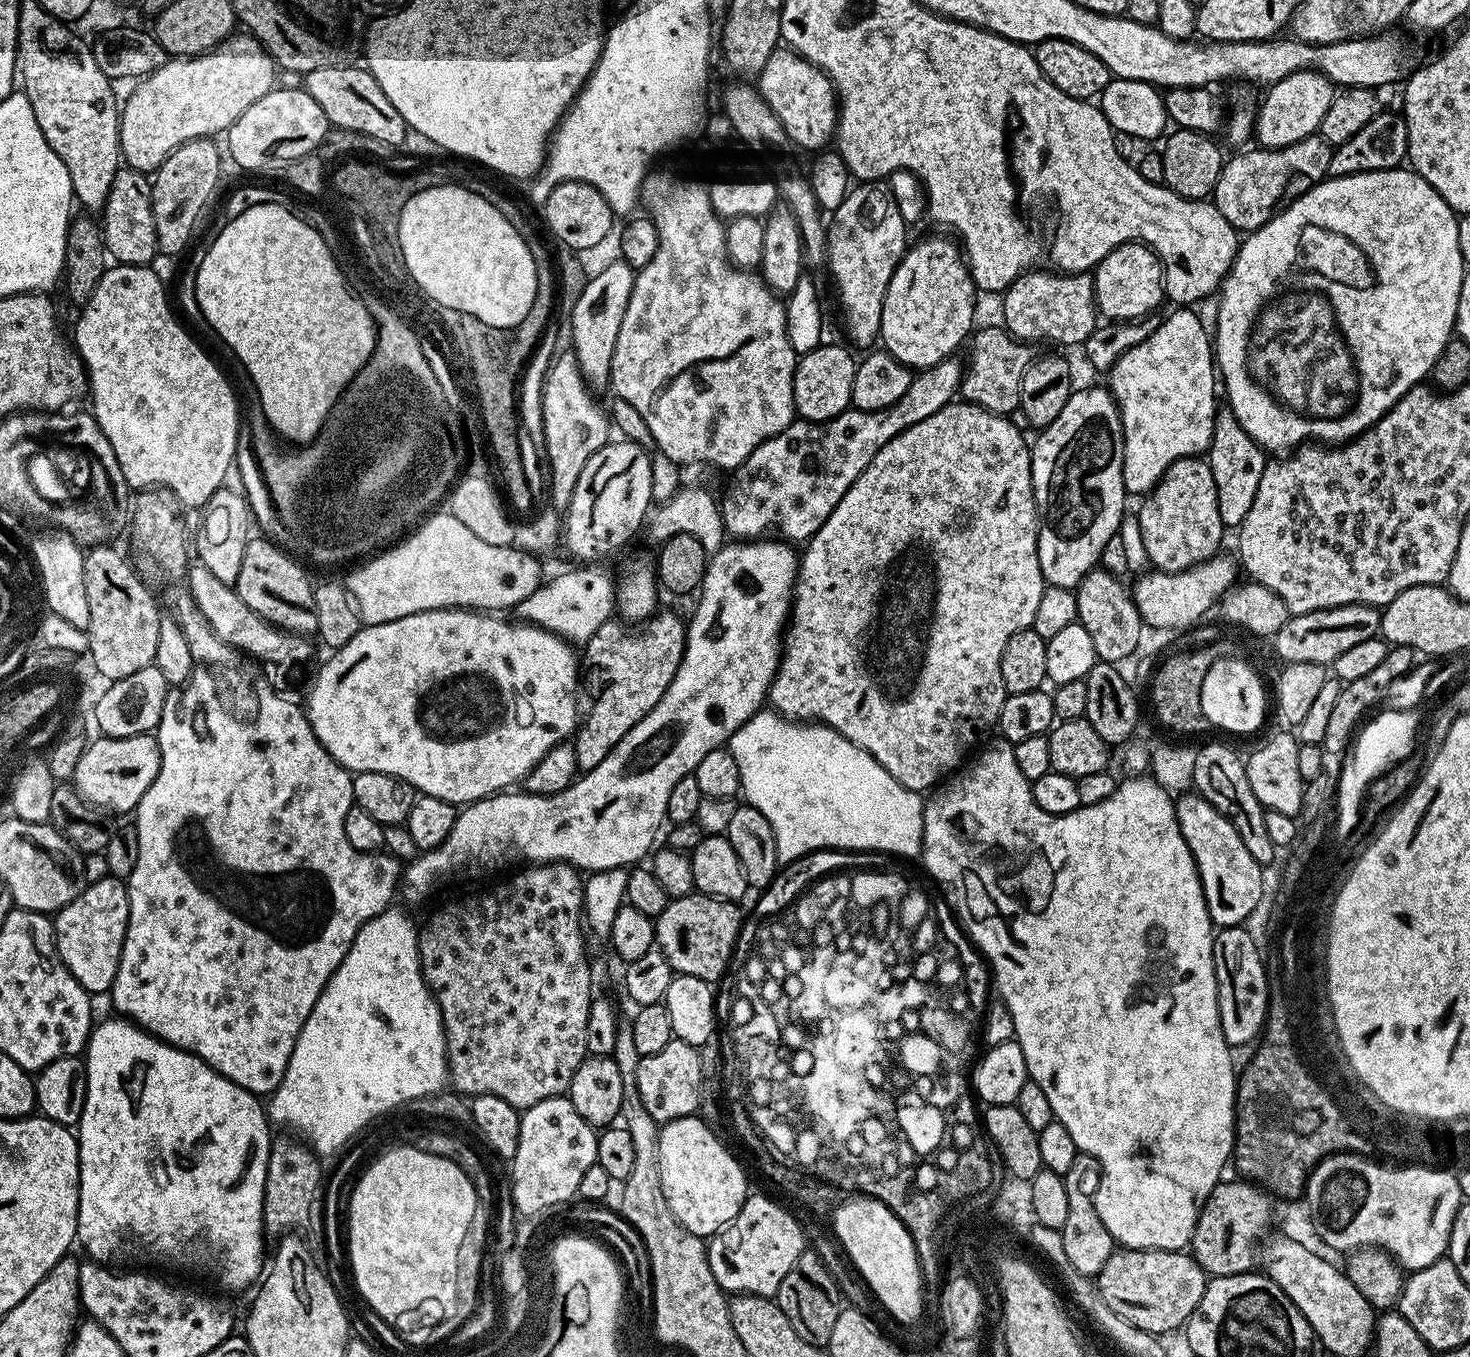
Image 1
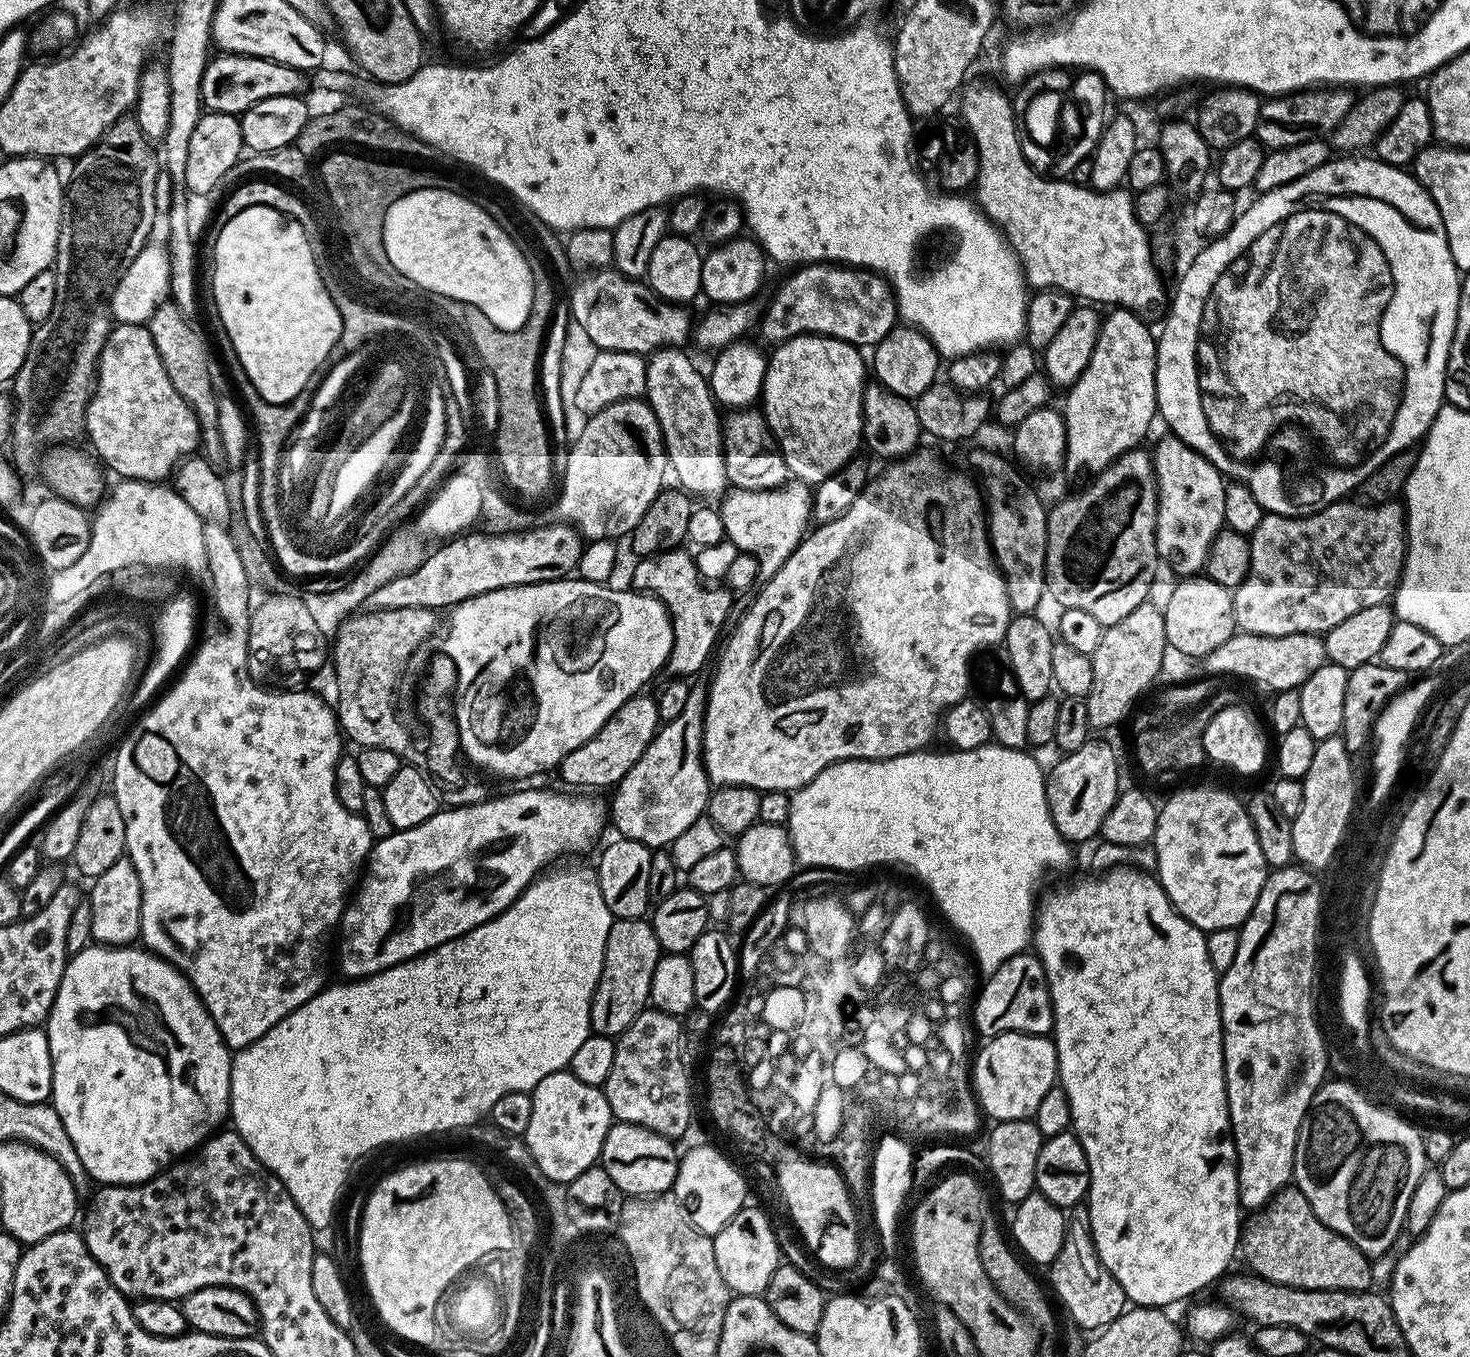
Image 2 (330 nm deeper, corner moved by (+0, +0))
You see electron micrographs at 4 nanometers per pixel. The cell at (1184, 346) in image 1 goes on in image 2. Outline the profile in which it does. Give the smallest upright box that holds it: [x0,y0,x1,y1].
[1151,434,1226,577]

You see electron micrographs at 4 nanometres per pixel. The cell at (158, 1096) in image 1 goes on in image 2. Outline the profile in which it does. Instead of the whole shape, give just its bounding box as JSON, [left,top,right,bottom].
[46,943,233,1185]

